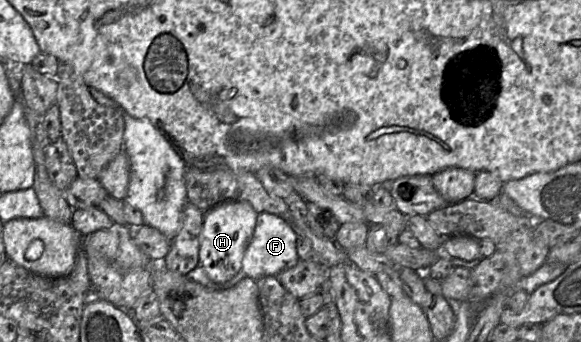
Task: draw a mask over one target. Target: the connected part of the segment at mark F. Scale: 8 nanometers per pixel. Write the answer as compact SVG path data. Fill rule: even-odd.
M260 213L256 219L256 225L252 238L245 250L240 271L225 283L215 283L211 281L204 269L197 266L185 275L188 279L213 290L224 290L233 287L245 278L258 280L265 276L277 276L282 271L295 266L299 257L296 250L297 235L289 224L274 214Z

